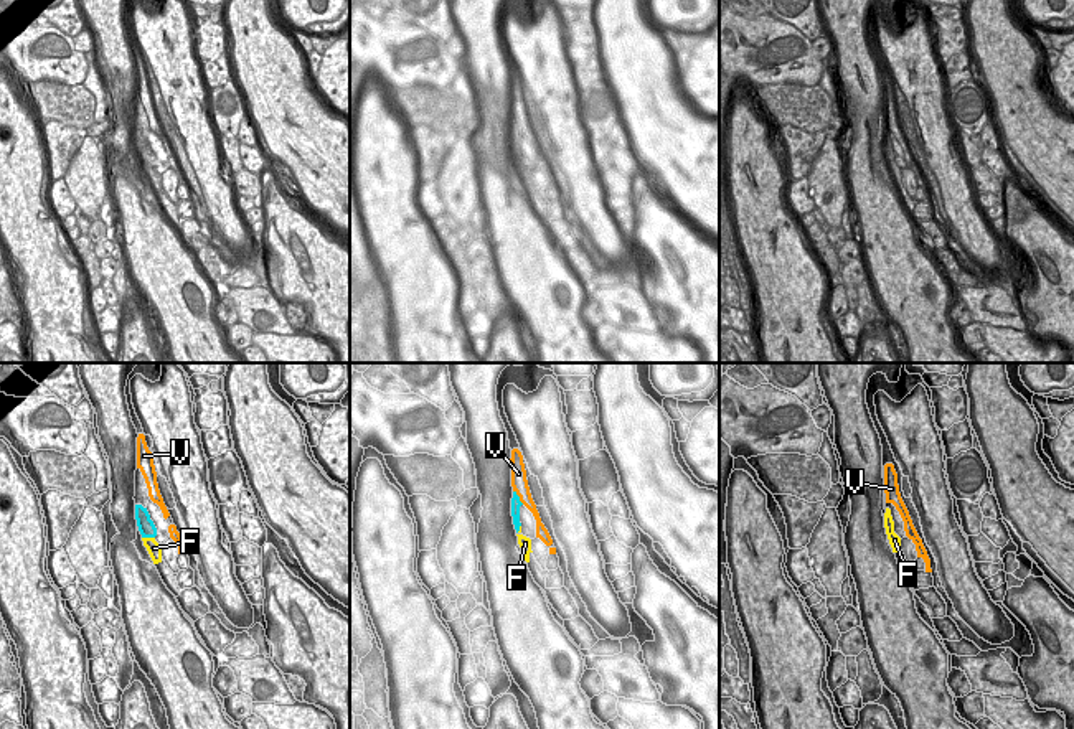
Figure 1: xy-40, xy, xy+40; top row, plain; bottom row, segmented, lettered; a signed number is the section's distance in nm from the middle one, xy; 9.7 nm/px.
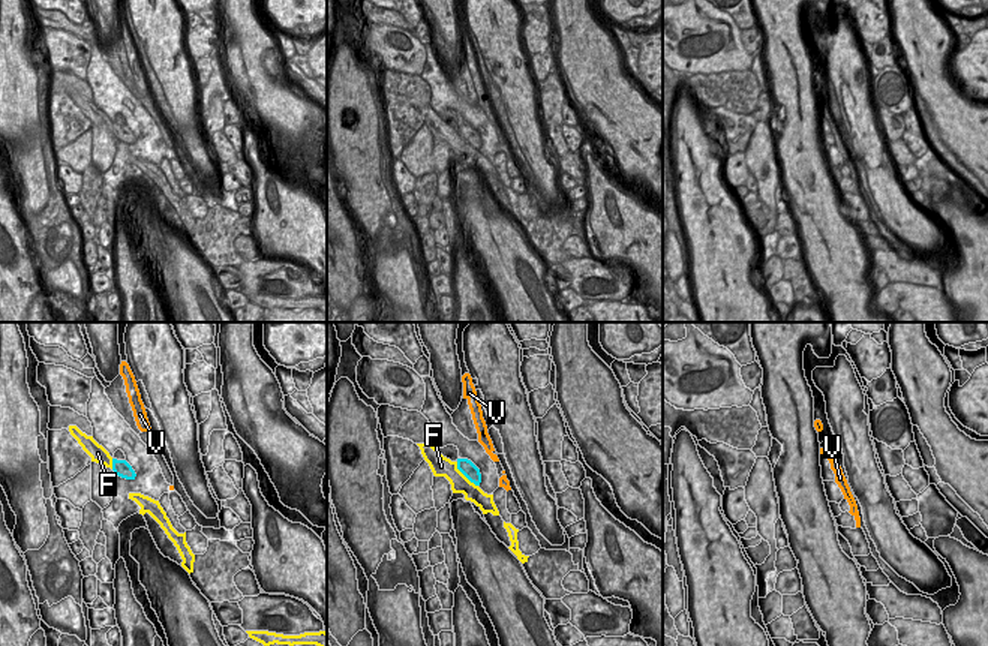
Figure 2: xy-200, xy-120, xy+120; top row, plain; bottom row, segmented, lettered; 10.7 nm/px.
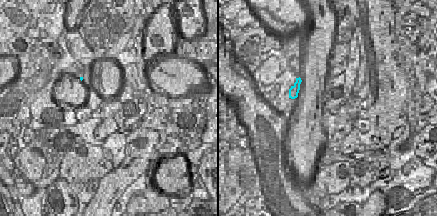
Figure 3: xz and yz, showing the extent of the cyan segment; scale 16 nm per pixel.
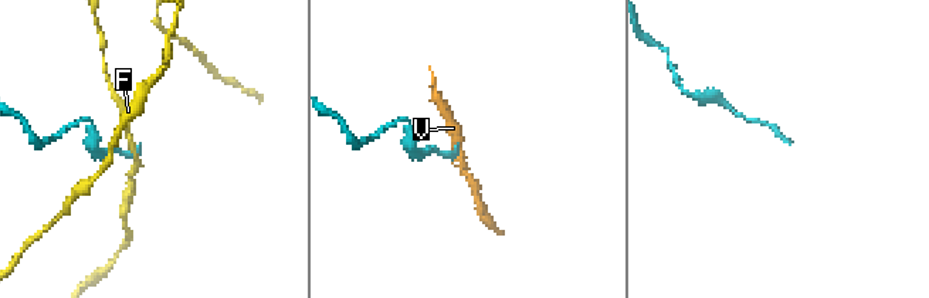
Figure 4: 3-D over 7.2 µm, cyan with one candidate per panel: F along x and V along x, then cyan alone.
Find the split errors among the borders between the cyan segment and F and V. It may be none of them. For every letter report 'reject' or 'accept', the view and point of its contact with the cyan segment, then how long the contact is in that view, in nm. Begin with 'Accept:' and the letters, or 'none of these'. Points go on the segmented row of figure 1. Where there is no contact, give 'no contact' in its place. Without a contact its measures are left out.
Accept: none of these
F: reject; meets cyan in xy-40 at (149, 536); contact 130 nm long
V: reject; meets cyan in xy at (518, 497); contact 180 nm long

